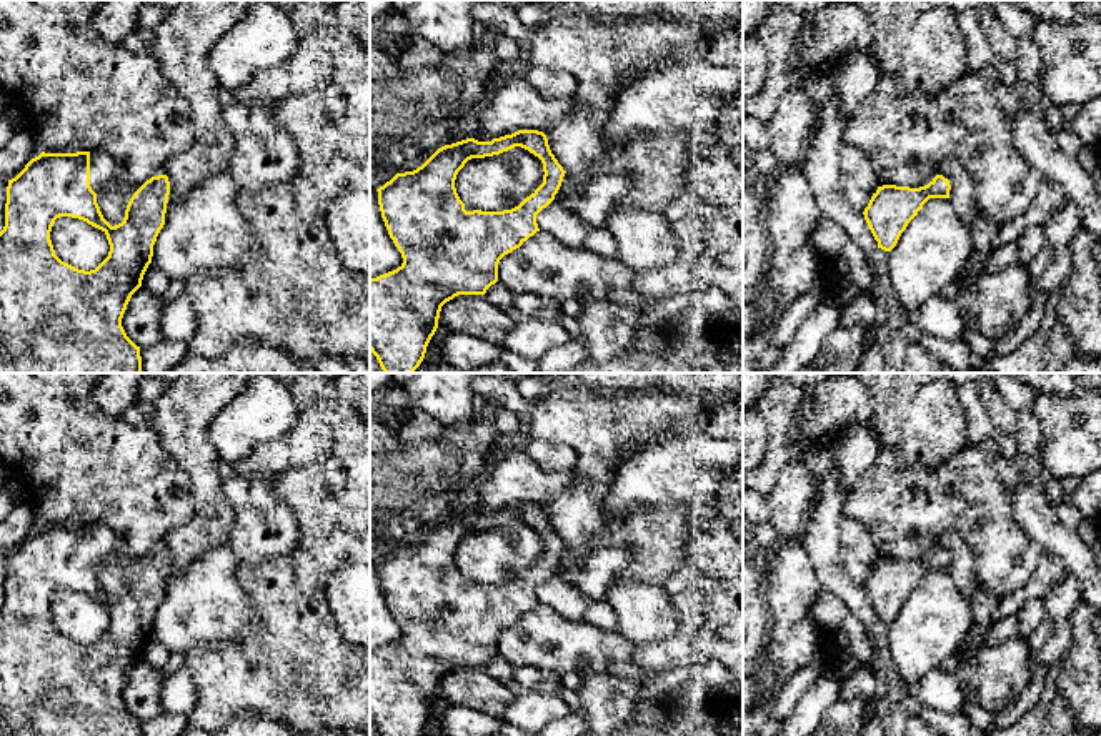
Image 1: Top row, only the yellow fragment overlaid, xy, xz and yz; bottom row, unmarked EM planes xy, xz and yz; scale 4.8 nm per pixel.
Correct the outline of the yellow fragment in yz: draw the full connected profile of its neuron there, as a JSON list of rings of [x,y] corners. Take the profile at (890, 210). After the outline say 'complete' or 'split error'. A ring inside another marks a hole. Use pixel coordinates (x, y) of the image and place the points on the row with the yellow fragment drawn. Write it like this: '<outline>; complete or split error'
[[[936,175],[919,188],[883,185],[873,193],[863,215],[878,241],[878,248],[891,251],[908,223],[929,198],[949,198],[949,180]]]; complete

